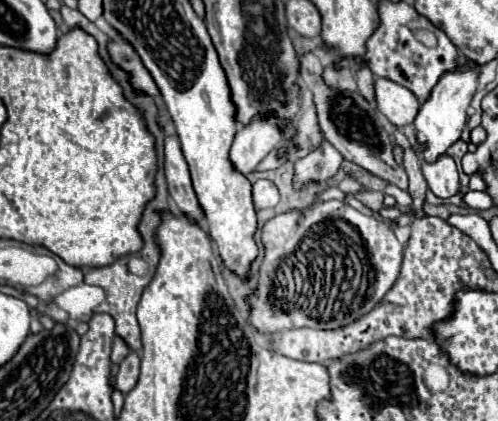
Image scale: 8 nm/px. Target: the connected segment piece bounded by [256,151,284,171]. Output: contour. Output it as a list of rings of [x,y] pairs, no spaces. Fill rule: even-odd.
[[[270,151],[270,155],[266,155],[260,163],[258,163],[258,167],[256,167],[256,171],[268,171],[268,169],[278,169],[280,167],[280,163],[282,163],[284,159],[278,159],[276,157],[276,151],[272,153]]]

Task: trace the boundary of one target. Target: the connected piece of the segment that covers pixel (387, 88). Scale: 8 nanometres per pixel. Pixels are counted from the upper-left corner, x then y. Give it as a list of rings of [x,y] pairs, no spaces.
[[[390,79],[376,81],[376,107],[396,127],[410,125],[420,111],[420,103],[418,103],[416,95],[410,89],[402,87]]]

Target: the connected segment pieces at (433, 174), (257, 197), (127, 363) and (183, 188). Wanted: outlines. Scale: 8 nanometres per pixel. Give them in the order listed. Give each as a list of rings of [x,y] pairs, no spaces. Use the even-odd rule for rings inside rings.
[[[442,155],[438,163],[422,163],[422,173],[428,183],[428,189],[442,199],[450,199],[452,195],[460,193],[460,179],[458,167],[452,157]]]
[[[256,183],[252,189],[254,189],[254,205],[260,209],[276,207],[276,203],[280,201],[274,183]]]
[[[132,351],[132,353],[128,353],[126,359],[120,363],[120,371],[118,371],[118,377],[116,377],[116,387],[118,387],[122,393],[132,391],[132,387],[134,387],[136,381],[138,381],[138,375],[140,375],[140,357]]]
[[[168,133],[164,137],[164,175],[168,183],[168,193],[176,201],[178,209],[194,221],[200,221],[202,211],[198,211],[198,199],[190,183],[190,173],[180,149],[180,141],[176,135]]]

